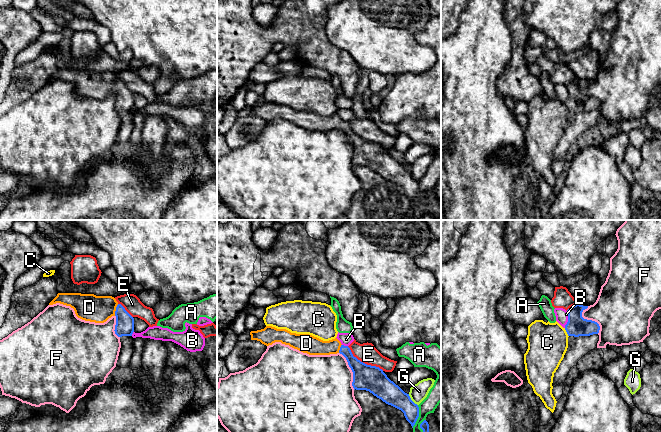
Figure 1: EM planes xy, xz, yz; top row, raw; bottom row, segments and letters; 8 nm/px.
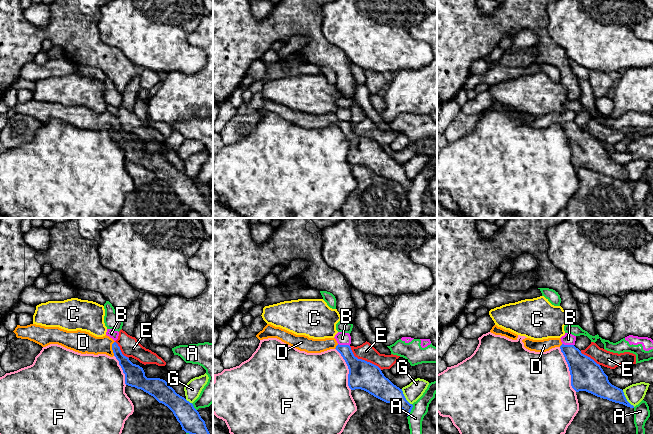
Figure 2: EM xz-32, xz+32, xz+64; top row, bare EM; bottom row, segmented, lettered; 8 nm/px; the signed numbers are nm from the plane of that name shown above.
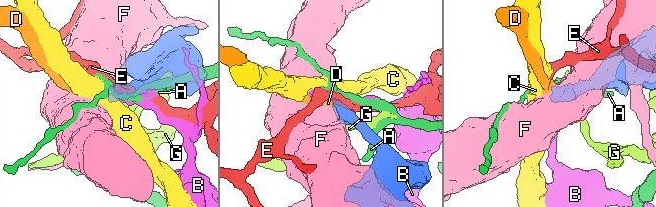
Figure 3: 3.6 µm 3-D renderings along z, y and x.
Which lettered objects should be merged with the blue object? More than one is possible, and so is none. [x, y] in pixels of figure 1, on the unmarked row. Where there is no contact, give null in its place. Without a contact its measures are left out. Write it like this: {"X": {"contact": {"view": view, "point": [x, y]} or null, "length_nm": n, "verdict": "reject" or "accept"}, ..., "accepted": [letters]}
{"A": {"contact": {"view": "xz", "point": [418, 192]}, "length_nm": 190, "verdict": "reject"}, "B": {"contact": {"view": "yz", "point": [568, 95]}, "length_nm": 140, "verdict": "reject"}, "C": {"contact": {"view": "yz", "point": [566, 107]}, "length_nm": 80, "verdict": "reject"}, "D": {"contact": {"view": "xy", "point": [116, 86]}, "length_nm": 100, "verdict": "accept"}, "E": {"contact": {"view": "xz", "point": [364, 139]}, "length_nm": 360, "verdict": "reject"}, "F": {"contact": {"view": "yz", "point": [590, 96]}, "length_nm": 240, "verdict": "reject"}, "G": {"contact": {"view": "xz", "point": [411, 176]}, "length_nm": 120, "verdict": "reject"}, "accepted": ["D"]}

